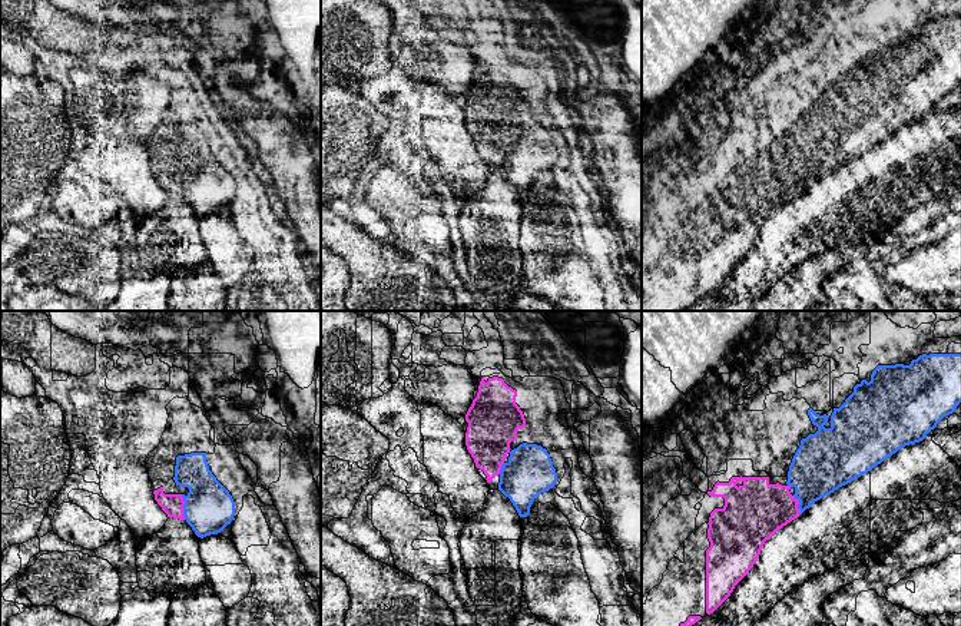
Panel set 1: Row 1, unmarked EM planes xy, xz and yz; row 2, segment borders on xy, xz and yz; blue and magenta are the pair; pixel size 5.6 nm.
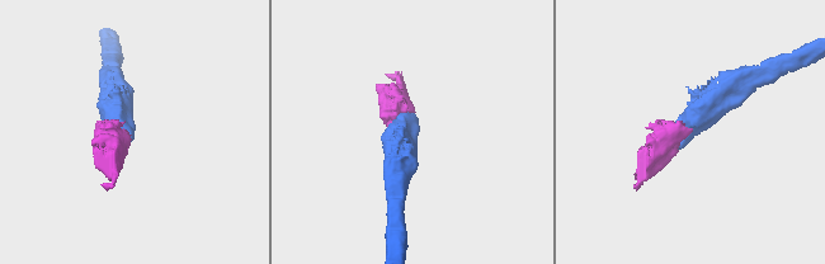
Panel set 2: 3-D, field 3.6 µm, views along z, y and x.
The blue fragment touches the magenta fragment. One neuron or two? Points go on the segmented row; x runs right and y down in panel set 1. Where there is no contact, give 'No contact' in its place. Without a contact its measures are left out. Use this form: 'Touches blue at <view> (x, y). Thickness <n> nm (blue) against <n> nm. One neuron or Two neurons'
Touches blue at xy (184, 507). Thickness 280 nm (blue) against 120 nm. One neuron

